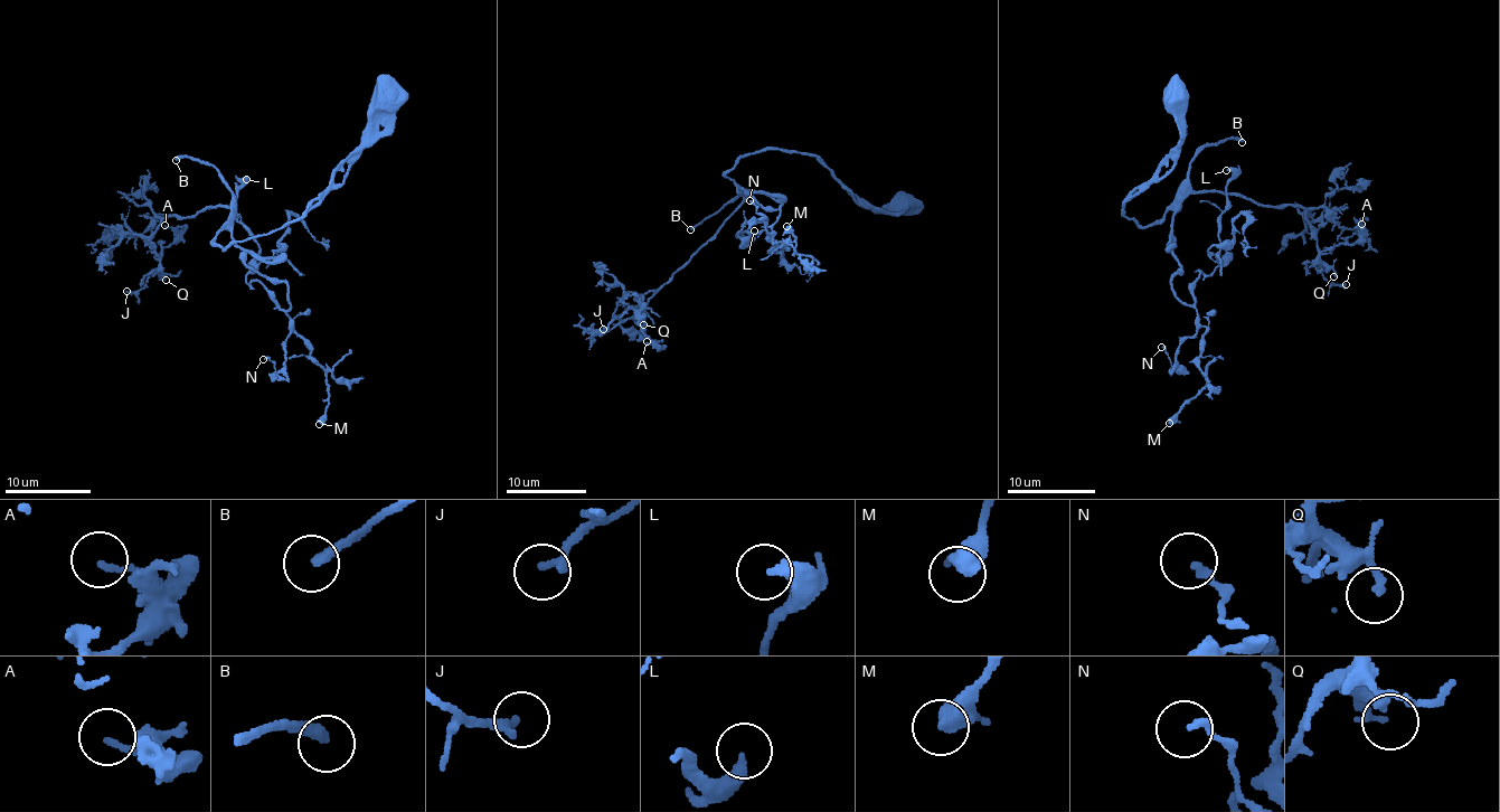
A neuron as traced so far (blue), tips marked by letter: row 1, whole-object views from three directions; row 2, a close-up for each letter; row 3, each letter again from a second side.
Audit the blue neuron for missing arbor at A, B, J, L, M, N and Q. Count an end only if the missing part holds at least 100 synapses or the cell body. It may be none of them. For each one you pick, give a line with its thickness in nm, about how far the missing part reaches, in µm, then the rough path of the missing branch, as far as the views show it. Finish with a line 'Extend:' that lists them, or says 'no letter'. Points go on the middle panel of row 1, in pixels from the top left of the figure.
B: Thickness 280 nm. Missing length about 30 µm. Course of what is missing: (690, 229), (661, 244), (634, 273), (579, 301), (557, 321), (564, 299)
Extend: B

